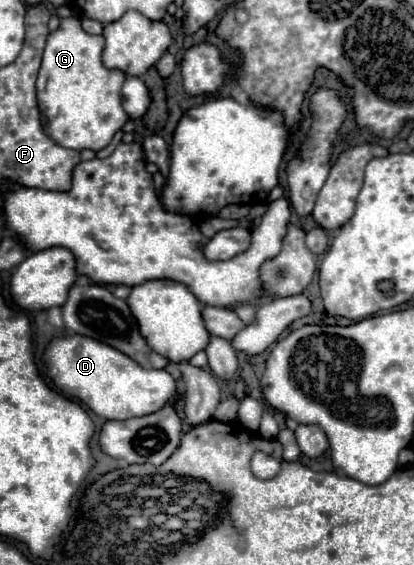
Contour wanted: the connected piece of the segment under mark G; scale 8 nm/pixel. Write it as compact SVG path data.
M61 19L57 31L47 35L43 61L37 77L37 105L43 115L45 133L61 147L99 151L109 145L113 135L129 119L121 107L121 85L125 73L105 69L101 53L105 49L103 35L89 35L81 27L81 19Z

